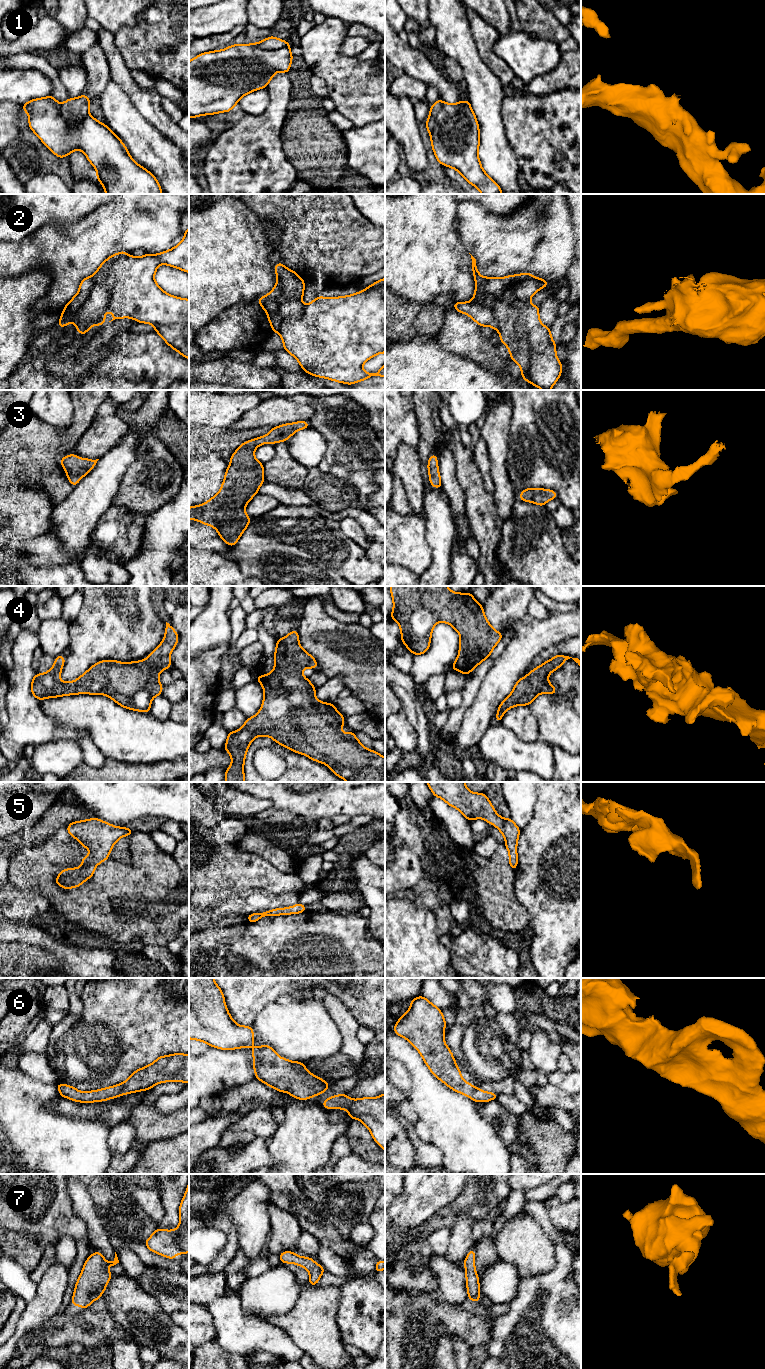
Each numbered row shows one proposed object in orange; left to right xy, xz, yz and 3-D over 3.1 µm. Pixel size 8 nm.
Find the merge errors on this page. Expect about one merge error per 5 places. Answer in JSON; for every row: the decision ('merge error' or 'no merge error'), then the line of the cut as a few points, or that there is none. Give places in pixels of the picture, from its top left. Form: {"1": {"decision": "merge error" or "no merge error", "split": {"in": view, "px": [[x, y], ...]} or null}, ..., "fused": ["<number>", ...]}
{"1": {"decision": "merge error", "split": {"in": "xy", "px": [[59, 106], [68, 125], [77, 125], [88, 113]]}}, "2": {"decision": "merge error", "split": {"in": "yz", "px": [[509, 328], [522, 328], [527, 333], [529, 353], [527, 380]]}}, "3": {"decision": "no merge error", "split": null}, "4": {"decision": "no merge error", "split": null}, "5": {"decision": "no merge error", "split": null}, "6": {"decision": "no merge error", "split": null}, "7": {"decision": "no merge error", "split": null}, "fused": ["1", "2"]}

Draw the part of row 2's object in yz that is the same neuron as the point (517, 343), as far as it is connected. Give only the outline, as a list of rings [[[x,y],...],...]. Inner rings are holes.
[[[509,329],[507,331],[506,346],[511,356],[511,360],[521,367],[521,376],[527,381],[527,371],[529,368],[529,343],[528,333],[523,329]]]

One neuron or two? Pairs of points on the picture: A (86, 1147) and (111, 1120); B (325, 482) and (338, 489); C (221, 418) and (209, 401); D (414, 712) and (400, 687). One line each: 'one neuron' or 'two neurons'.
A: two neurons
B: one neuron
C: one neuron
D: one neuron

